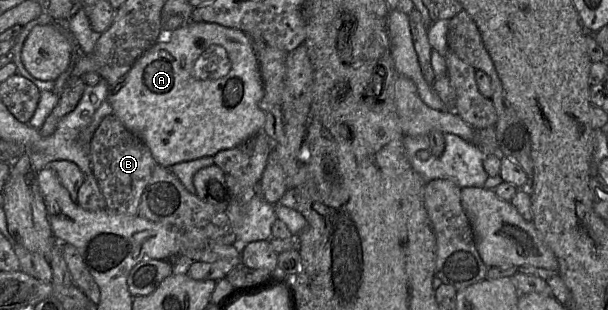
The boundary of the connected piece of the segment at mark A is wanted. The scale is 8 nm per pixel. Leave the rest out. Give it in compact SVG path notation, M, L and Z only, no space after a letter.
M189 22L164 38L165 42L157 42L146 51L132 66L126 76L116 86L109 88L107 98L107 101L113 108L113 115L120 120L127 130L137 136L149 148L158 165L171 168L182 162L189 162L204 157L214 157L218 152L237 147L250 137L262 132L265 124L265 114L260 108L260 102L264 97L264 86L260 75L255 45L248 35L239 30L214 23Z

